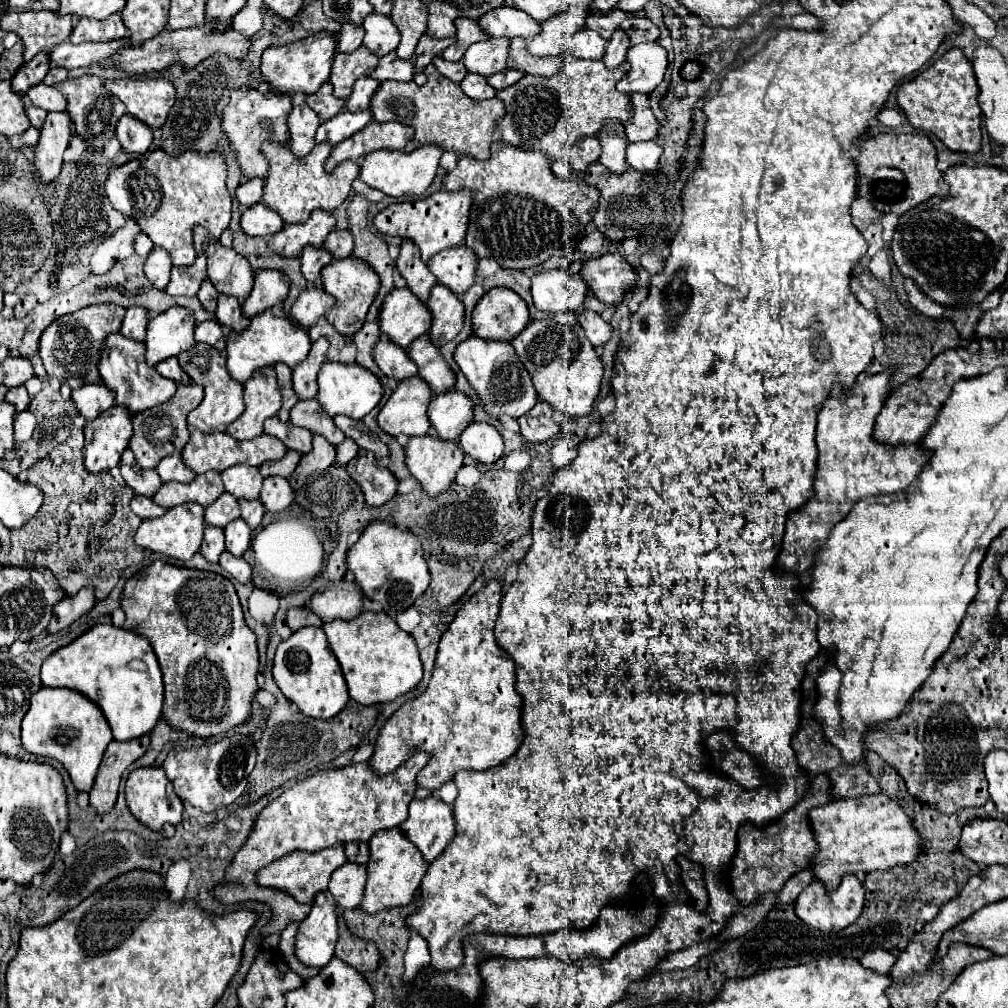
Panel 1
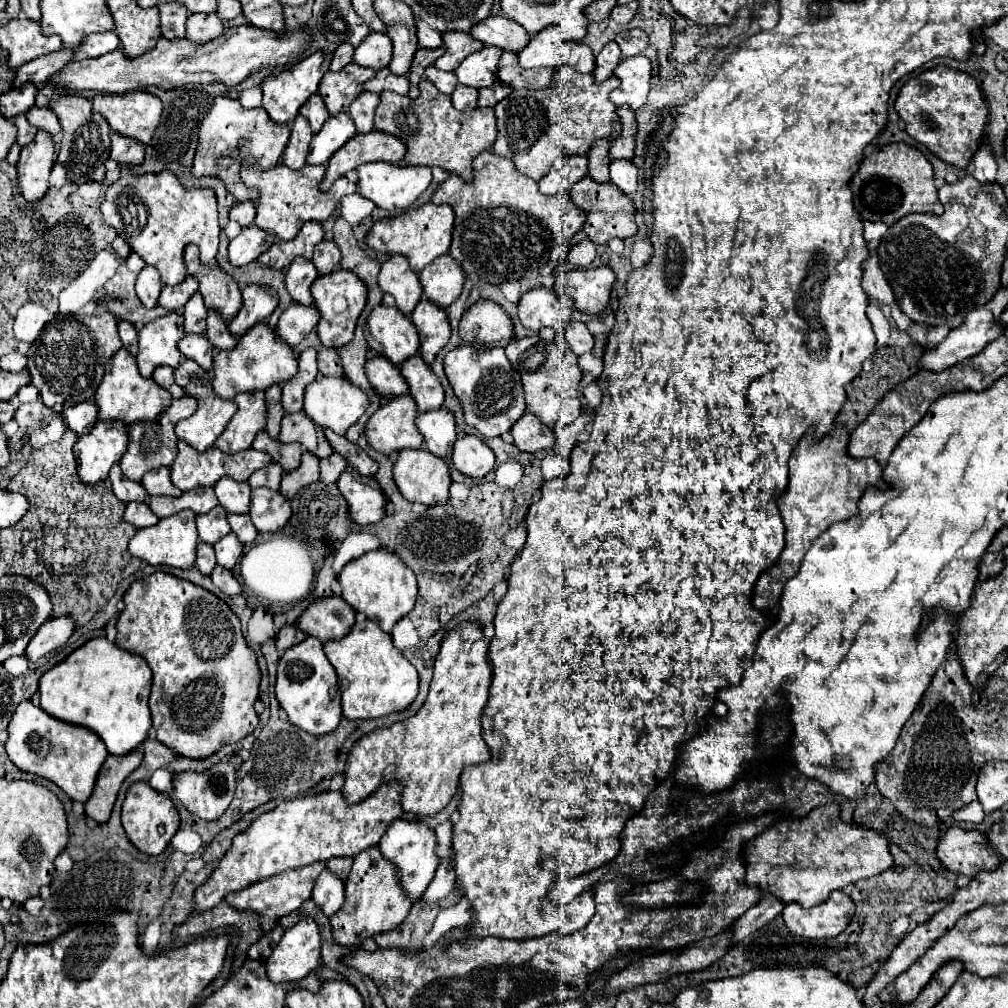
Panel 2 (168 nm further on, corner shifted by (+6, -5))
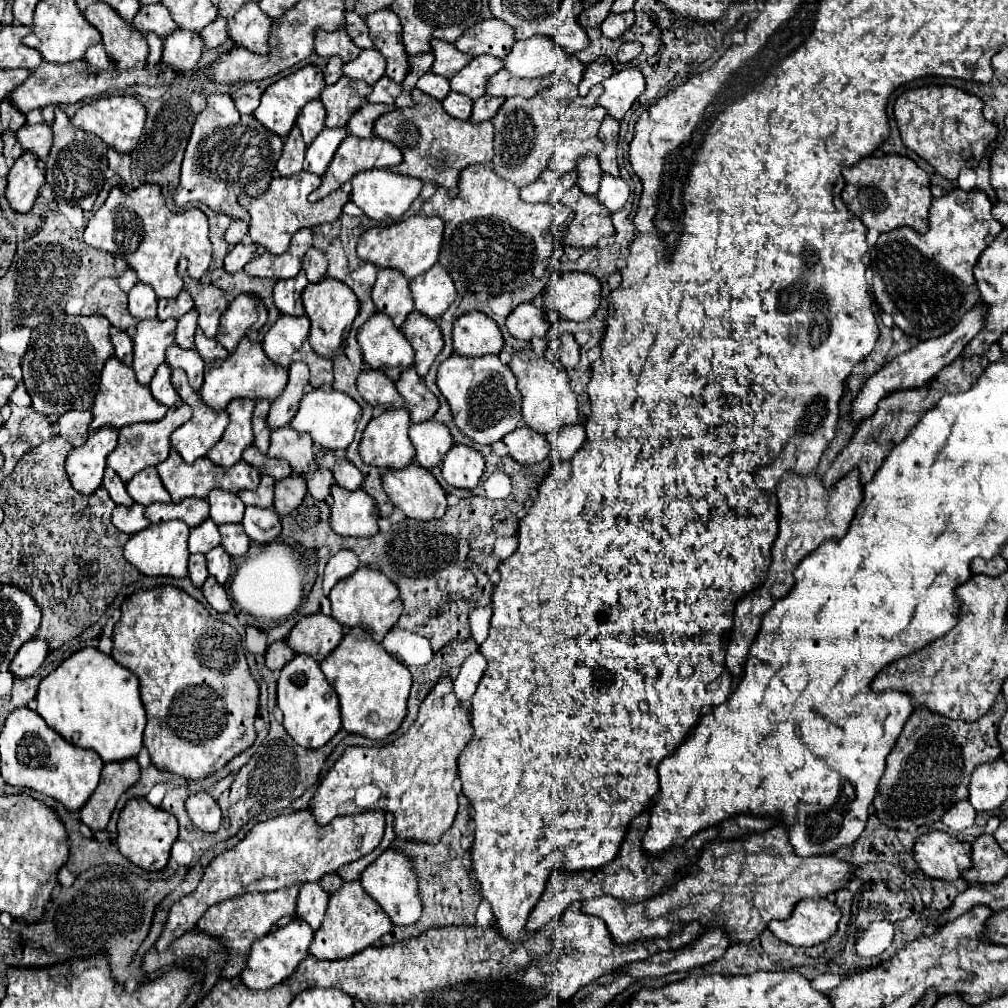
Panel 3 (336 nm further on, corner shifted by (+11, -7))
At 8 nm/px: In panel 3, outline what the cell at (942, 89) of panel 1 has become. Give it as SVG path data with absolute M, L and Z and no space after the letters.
M931 85L901 93L893 111L905 147L929 161L941 177L953 181L959 177L963 165L979 163L987 145L997 137L997 125L983 117L981 107L983 101L963 89L953 85Z

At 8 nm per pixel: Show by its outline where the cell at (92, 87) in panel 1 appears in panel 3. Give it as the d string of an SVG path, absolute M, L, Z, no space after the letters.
M55 107L55 121L53 121L51 129L53 129L53 147L47 157L45 179L49 185L53 185L55 201L79 205L83 211L91 211L99 191L105 185L103 175L107 169L107 157L105 157L107 145L103 143L103 139L77 129L71 123L71 117L59 107Z

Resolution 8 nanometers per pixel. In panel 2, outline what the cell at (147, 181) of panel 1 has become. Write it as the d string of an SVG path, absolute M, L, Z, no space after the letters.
M122 171L120 179L108 187L106 191L106 201L100 205L100 213L104 217L104 223L112 227L128 245L134 253L138 253L146 265L158 269L162 283L164 285L178 285L186 279L186 265L184 265L184 247L188 243L196 243L200 249L200 259L202 263L214 263L216 251L218 251L218 207L216 207L216 197L212 189L184 189L184 185L178 181L176 175L170 171L164 173L148 173L148 175L132 175L130 171Z

